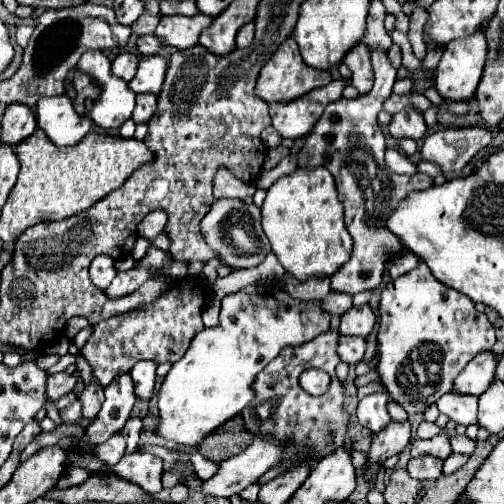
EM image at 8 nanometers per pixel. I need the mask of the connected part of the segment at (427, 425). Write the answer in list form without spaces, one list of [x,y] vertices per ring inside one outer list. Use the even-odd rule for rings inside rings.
[[[425,420],[421,422],[419,428],[417,428],[417,436],[419,436],[419,438],[433,438],[433,436],[437,436],[439,432],[441,432],[441,428],[439,428],[437,424]]]

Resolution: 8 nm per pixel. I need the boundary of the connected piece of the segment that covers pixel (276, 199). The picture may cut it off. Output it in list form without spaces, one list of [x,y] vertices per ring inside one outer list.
[[[299,168],[293,174],[281,176],[267,190],[261,212],[263,232],[275,256],[285,272],[293,274],[297,280],[307,280],[317,274],[331,276],[349,260],[353,240],[343,224],[343,206],[337,196],[335,180],[327,168]]]

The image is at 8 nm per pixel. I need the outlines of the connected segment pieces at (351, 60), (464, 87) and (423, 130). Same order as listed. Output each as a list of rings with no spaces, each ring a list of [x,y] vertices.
[[[357,44],[347,52],[343,62],[351,70],[351,84],[359,90],[359,94],[365,94],[373,86],[373,68],[371,68],[371,56],[369,46]]]
[[[485,28],[479,32],[473,32],[471,36],[465,36],[463,40],[453,40],[447,44],[443,58],[437,66],[437,90],[447,100],[467,100],[475,94],[475,88],[479,86],[479,80],[483,76],[483,62],[487,62],[487,40],[485,40]]]
[[[411,104],[407,108],[403,108],[401,112],[397,112],[389,124],[389,134],[393,138],[413,138],[413,140],[421,140],[427,134],[427,126],[423,120],[423,114],[413,108]]]

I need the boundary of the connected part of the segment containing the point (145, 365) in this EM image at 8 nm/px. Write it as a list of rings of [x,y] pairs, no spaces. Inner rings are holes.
[[[141,360],[131,368],[131,378],[135,382],[135,394],[141,400],[149,400],[153,396],[155,386],[155,370],[157,366],[151,360]]]

